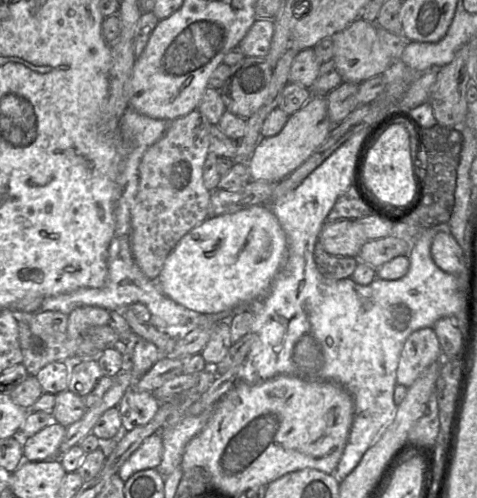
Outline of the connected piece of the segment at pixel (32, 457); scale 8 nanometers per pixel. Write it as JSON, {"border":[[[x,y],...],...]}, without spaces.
{"border":[[[52,422],[39,432],[29,436],[23,446],[23,460],[39,462],[49,459],[59,459],[59,447],[65,436],[66,428]]]}

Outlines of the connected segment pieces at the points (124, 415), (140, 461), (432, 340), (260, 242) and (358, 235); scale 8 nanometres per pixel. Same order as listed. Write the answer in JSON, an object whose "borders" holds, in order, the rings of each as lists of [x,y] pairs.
{"borders":[[[[128,390],[118,405],[122,431],[128,432],[149,423],[158,407],[159,401],[153,392]]],[[[157,431],[144,439],[124,462],[118,470],[119,477],[126,482],[131,475],[138,471],[158,467],[162,459],[162,453],[162,439],[160,431]]],[[[433,328],[414,331],[406,339],[400,354],[397,383],[410,387],[432,363],[441,359],[441,346]]],[[[268,204],[253,205],[249,208],[231,214],[210,215],[202,223],[194,227],[180,239],[180,241],[167,256],[157,279],[153,280],[158,283],[160,289],[167,297],[175,301],[177,304],[198,313],[214,314],[219,312],[240,310],[252,302],[263,299],[268,294],[276,275],[286,261],[287,251],[288,244],[286,234],[271,208],[268,206]]],[[[338,219],[325,222],[318,237],[323,249],[335,256],[358,257],[365,236],[355,224],[355,219]]]]}

